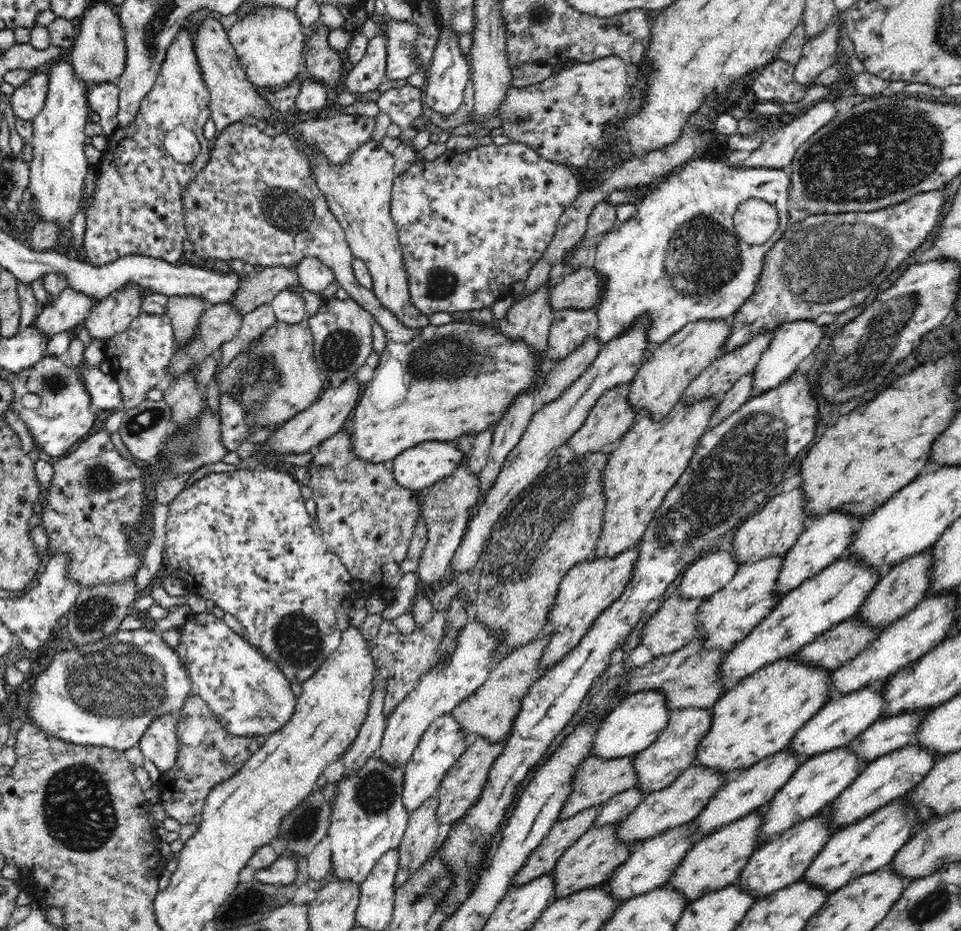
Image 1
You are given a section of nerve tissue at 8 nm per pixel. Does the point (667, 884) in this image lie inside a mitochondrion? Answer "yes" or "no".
no

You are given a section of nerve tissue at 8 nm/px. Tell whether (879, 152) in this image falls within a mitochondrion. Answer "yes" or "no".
yes

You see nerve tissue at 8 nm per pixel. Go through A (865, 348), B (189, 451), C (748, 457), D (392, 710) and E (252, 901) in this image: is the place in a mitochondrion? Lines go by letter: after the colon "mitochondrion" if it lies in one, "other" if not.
A: mitochondrion
B: mitochondrion
C: mitochondrion
D: other
E: mitochondrion

